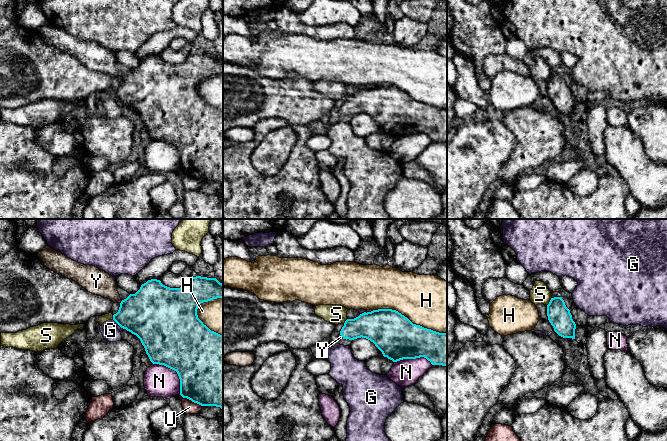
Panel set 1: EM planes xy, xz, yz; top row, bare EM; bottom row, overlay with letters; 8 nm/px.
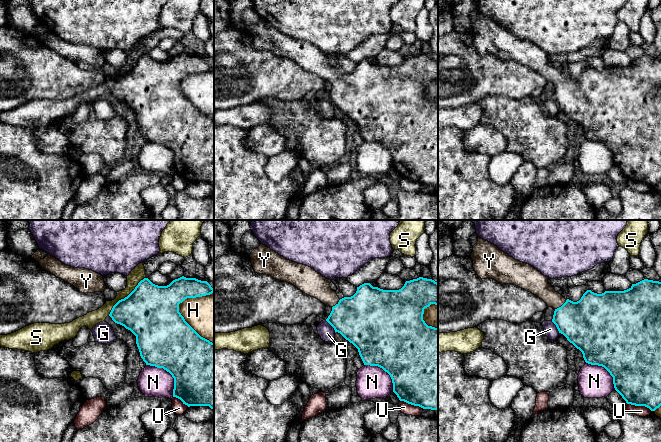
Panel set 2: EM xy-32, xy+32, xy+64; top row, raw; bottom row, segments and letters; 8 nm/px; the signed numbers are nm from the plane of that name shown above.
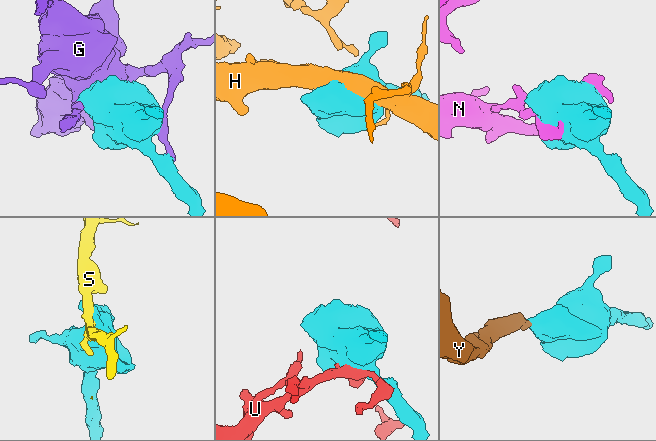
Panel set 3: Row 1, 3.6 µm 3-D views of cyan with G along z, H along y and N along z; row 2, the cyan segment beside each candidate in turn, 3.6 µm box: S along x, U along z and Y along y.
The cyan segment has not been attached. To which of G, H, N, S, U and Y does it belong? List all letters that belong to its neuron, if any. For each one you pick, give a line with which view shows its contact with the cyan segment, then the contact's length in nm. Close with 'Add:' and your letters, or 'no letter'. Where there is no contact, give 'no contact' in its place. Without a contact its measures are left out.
Y: contact in xy; length 40 nm
Add: Y

